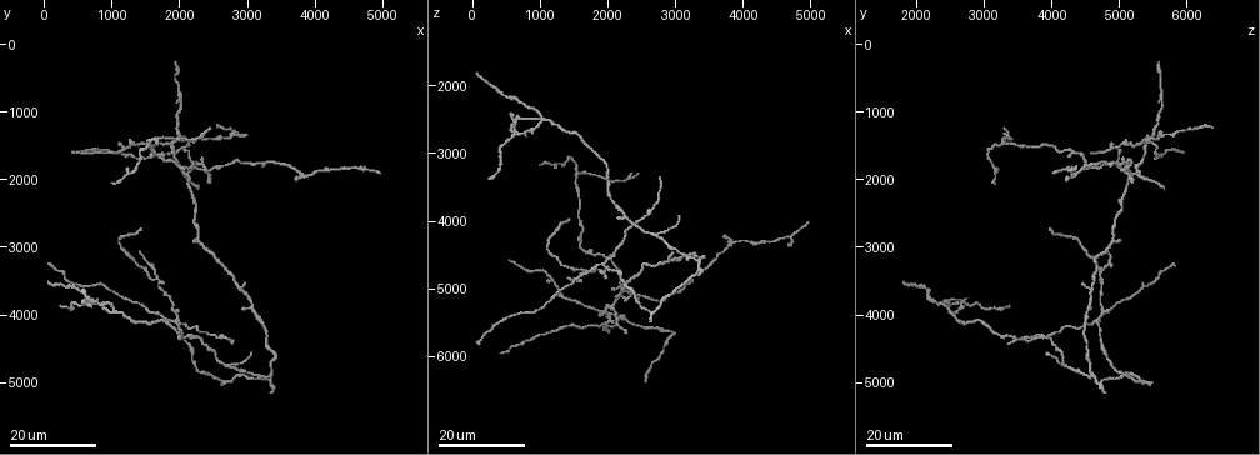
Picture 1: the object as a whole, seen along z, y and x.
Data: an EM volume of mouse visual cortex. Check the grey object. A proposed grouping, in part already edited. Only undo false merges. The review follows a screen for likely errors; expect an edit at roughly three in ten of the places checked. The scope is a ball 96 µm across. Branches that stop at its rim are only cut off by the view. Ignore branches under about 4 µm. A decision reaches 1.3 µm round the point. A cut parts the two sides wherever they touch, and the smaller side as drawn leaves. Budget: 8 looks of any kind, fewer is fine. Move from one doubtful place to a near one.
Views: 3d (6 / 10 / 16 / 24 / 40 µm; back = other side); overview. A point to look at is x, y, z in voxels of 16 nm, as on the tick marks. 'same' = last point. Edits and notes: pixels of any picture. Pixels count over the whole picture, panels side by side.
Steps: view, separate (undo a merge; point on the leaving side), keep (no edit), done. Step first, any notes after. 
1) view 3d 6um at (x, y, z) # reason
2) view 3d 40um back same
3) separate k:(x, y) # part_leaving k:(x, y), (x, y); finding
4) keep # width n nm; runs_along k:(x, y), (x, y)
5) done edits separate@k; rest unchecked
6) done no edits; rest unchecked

view 3d 24um at (2150, 4550, 4800) # calibre changes

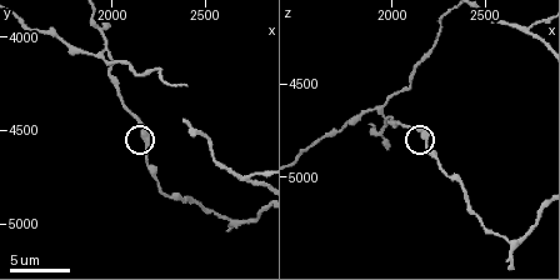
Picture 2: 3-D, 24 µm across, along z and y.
view 3d 6um at (2180, 4580, 4820)

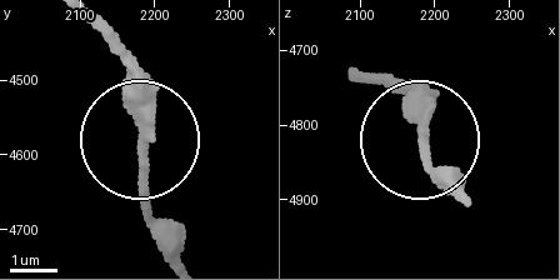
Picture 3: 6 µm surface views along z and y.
keep # width 250 nm; runs_along 3:(180, 258), (144, 198), (144, 78), (124, 46); continuous, no second neuron

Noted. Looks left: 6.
view 3d 6um at (1940, 4080, 4680) # four-way junction

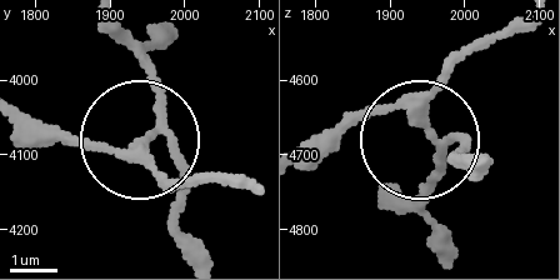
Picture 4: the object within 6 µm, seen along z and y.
view 3d 6um back at (1950, 4070, 4670)

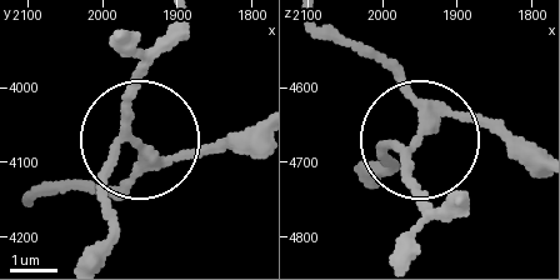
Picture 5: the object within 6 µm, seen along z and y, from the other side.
separate 5:(384, 60) # part_leaving 5:(439, 105), (530, 145); a second neuron is stuck on

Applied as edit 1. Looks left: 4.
view 3d 16um at (2100, 1900, 5200) # a fork

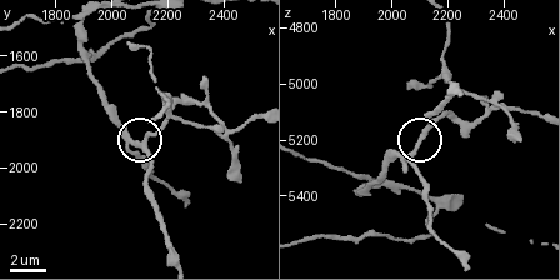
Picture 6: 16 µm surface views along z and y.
view 3d 6um at (2120, 1920, 5180) # zoom in

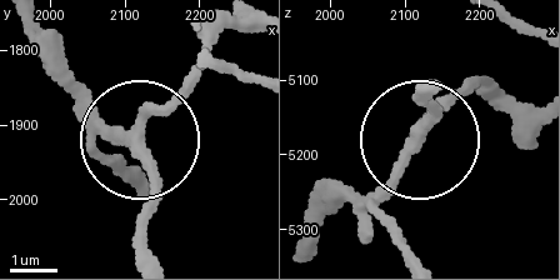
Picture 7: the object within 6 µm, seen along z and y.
keep # width 250 nm; one neuron here

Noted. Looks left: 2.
view 3d 16um at (2400, 1850, 5050) # four arms meet

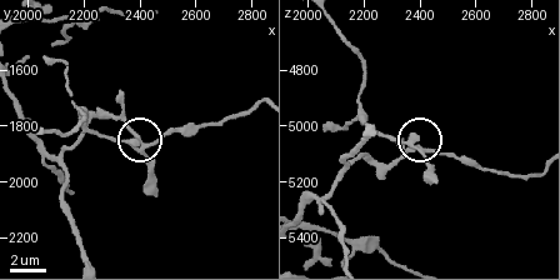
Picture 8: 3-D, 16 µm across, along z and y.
view 3d 6um at (2370, 1870, 5060)

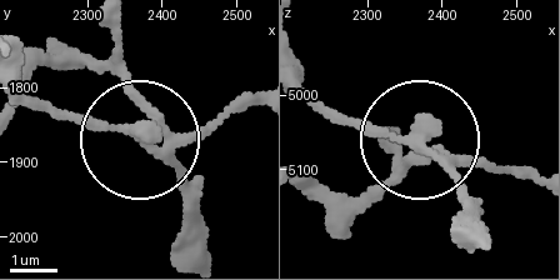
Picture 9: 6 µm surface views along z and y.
keep # side_arm 53 um; runs_along 9:(306, 176), (341, 196), (378, 193), (425, 136), (533, 176); one neuron here

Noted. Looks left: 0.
done edits separate@5; rest unchecked

